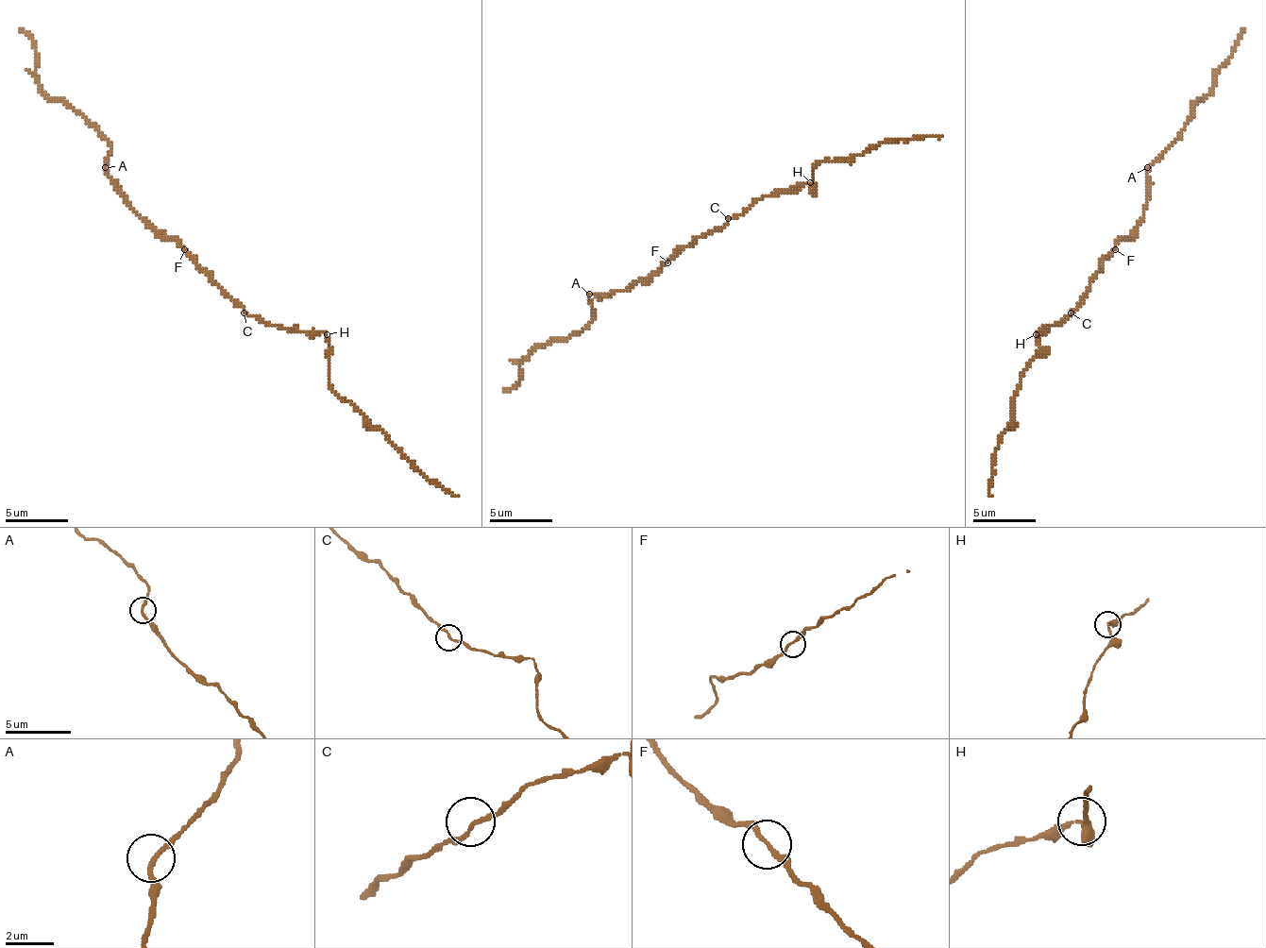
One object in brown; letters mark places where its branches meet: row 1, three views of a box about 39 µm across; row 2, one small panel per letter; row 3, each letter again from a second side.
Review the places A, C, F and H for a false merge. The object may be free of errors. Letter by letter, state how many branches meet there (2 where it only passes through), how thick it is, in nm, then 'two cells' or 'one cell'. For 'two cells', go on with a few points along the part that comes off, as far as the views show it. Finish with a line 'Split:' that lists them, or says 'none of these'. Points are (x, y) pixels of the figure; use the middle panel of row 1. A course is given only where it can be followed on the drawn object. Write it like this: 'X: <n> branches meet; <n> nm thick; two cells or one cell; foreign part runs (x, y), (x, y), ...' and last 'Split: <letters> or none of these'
A: 2 branches meet; 180 nm thick; one cell
C: 2 branches meet; 160 nm thick; one cell
F: 2 branches meet; 180 nm thick; one cell
H: 2 branches meet; 140 nm thick; one cell
Split: none of these

